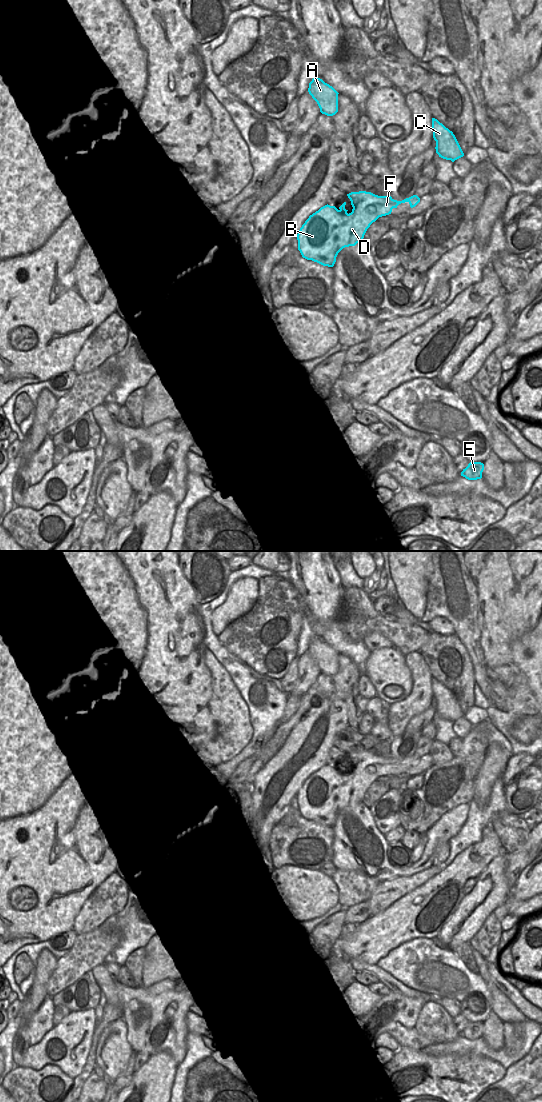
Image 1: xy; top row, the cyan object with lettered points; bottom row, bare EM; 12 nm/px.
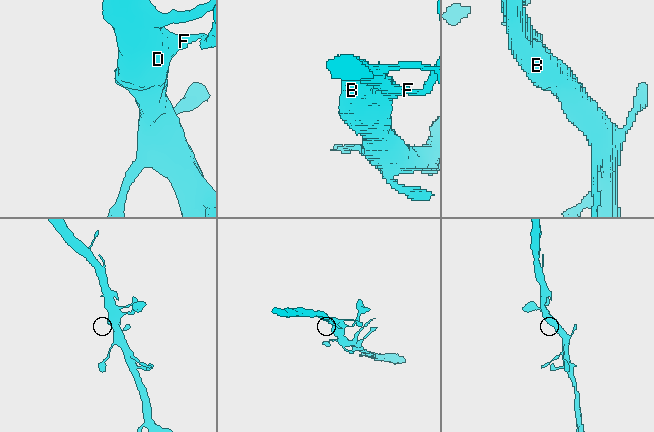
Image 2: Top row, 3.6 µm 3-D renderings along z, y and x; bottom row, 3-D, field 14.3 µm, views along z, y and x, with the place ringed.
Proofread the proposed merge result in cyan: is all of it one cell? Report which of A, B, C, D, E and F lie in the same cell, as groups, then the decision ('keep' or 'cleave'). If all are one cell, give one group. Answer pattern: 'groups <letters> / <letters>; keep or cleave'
groups A B C D E F; keep

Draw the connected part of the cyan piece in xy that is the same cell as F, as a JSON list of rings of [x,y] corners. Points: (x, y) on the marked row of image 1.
[[[359,191],[347,194],[353,207],[347,213],[344,202],[338,209],[335,206],[325,205],[309,216],[297,234],[298,250],[303,258],[312,260],[323,266],[333,267],[338,253],[345,247],[355,246],[362,242],[370,225],[379,217],[391,214],[393,208],[401,203],[408,202],[410,207],[415,207],[420,198],[413,195],[402,201],[394,200],[391,196],[378,196],[371,192]]]

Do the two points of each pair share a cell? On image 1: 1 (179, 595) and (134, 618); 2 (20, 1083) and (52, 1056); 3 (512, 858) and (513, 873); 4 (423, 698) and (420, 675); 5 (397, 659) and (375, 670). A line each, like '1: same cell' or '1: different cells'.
1: same cell
2: different cells
3: same cell
4: same cell
5: same cell

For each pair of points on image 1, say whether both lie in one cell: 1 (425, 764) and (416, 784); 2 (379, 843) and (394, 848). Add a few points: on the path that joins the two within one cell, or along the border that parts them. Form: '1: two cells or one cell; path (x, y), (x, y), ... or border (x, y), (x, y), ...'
1: two cells; border (421, 774), (415, 774), (407, 778)
2: two cells; border (387, 843), (387, 860), (396, 868)

